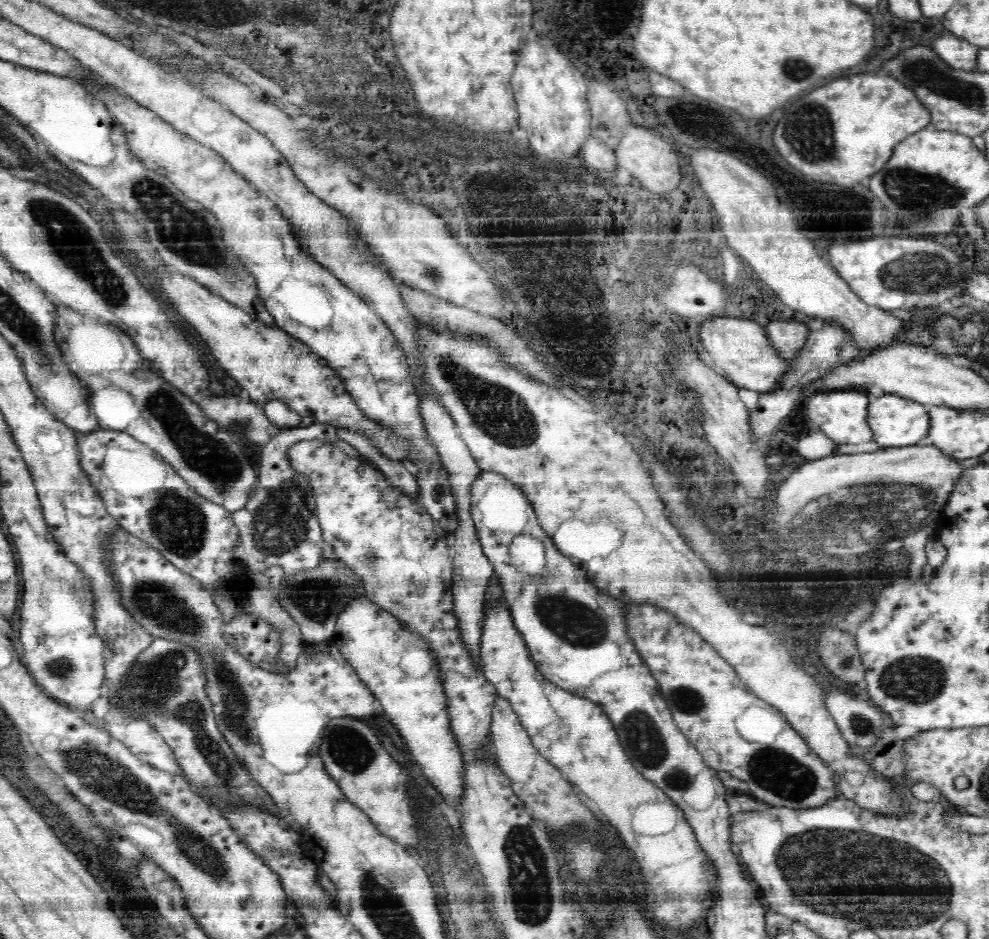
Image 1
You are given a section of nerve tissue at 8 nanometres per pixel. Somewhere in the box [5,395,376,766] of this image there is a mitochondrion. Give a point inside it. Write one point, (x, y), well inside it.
(158, 602)

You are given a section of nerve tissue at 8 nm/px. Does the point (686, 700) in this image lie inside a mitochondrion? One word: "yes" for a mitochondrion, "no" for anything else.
yes

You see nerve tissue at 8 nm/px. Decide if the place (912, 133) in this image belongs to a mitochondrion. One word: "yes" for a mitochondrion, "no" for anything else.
no

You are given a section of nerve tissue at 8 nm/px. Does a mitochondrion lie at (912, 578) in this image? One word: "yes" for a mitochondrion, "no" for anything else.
no

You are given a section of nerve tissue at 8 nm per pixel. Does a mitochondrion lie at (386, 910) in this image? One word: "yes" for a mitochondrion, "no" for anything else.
yes

